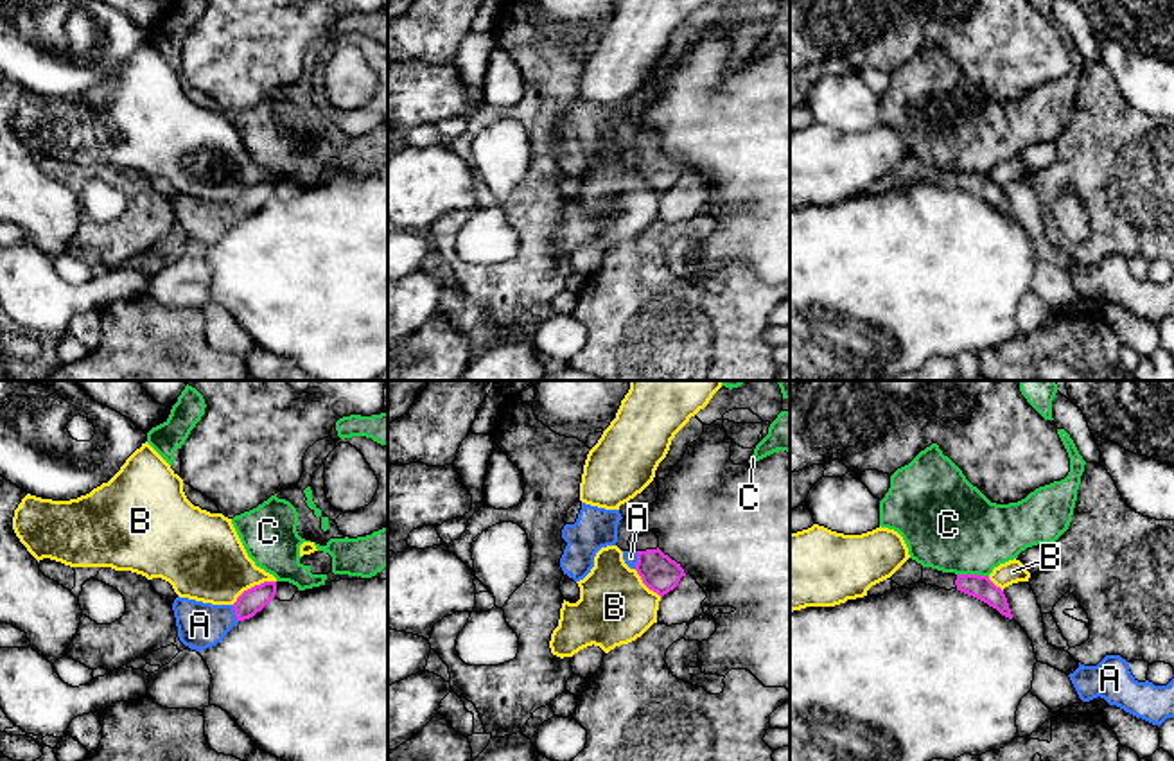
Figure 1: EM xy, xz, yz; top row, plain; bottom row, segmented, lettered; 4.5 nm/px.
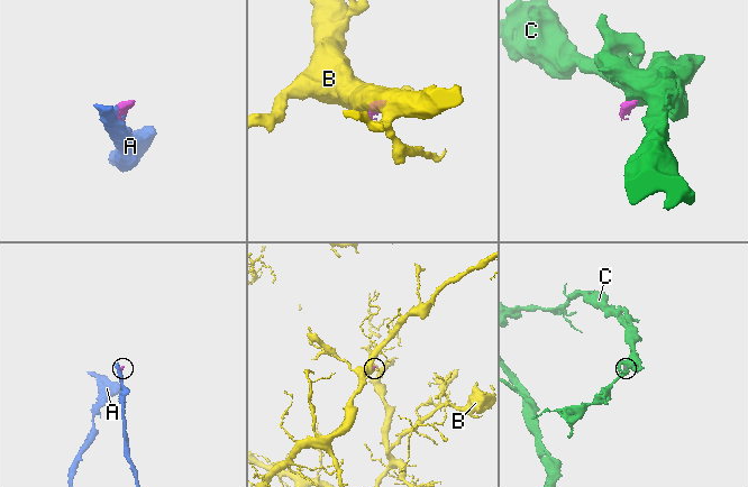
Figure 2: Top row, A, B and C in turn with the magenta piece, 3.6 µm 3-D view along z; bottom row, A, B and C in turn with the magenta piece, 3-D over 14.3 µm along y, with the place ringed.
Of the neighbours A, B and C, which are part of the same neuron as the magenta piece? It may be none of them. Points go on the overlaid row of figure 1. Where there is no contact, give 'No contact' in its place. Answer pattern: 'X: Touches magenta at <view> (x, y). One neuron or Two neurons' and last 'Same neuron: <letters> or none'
A: Touches magenta at xz (638, 560). One neuron
B: Touches magenta at xy (252, 587). Two neurons
C: Touches magenta at yz (973, 575). Two neurons
Same neuron: A

